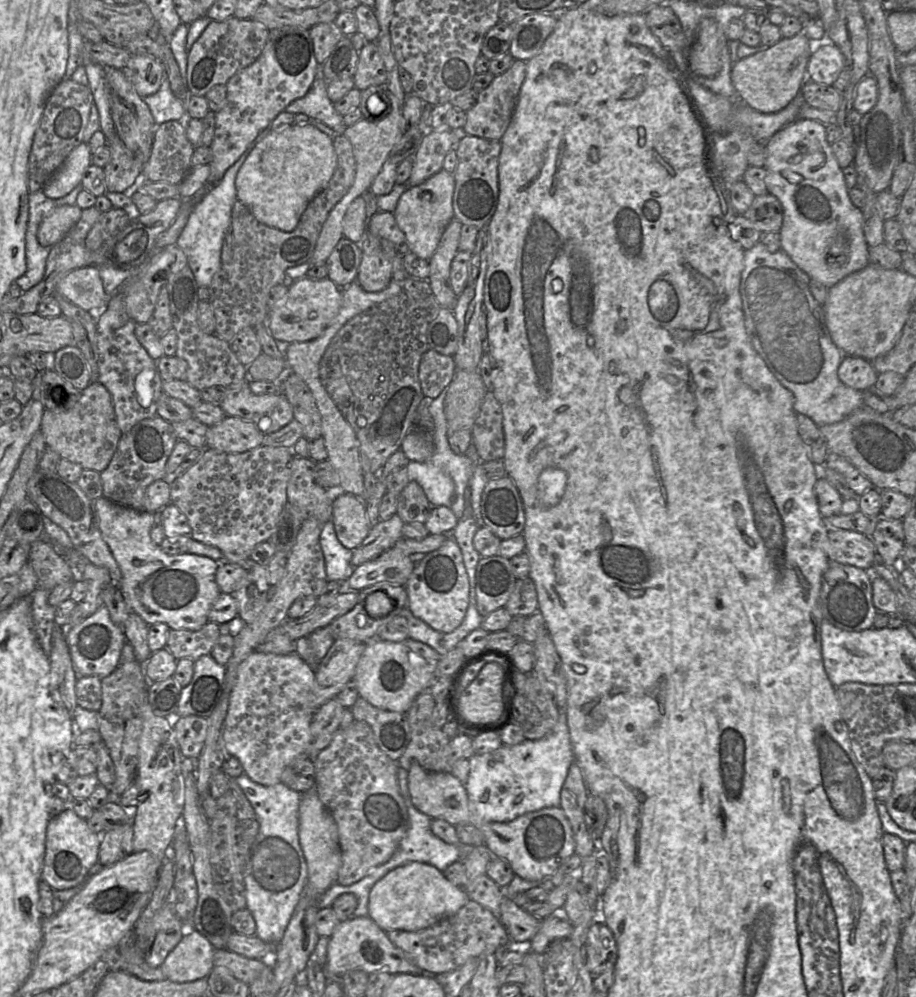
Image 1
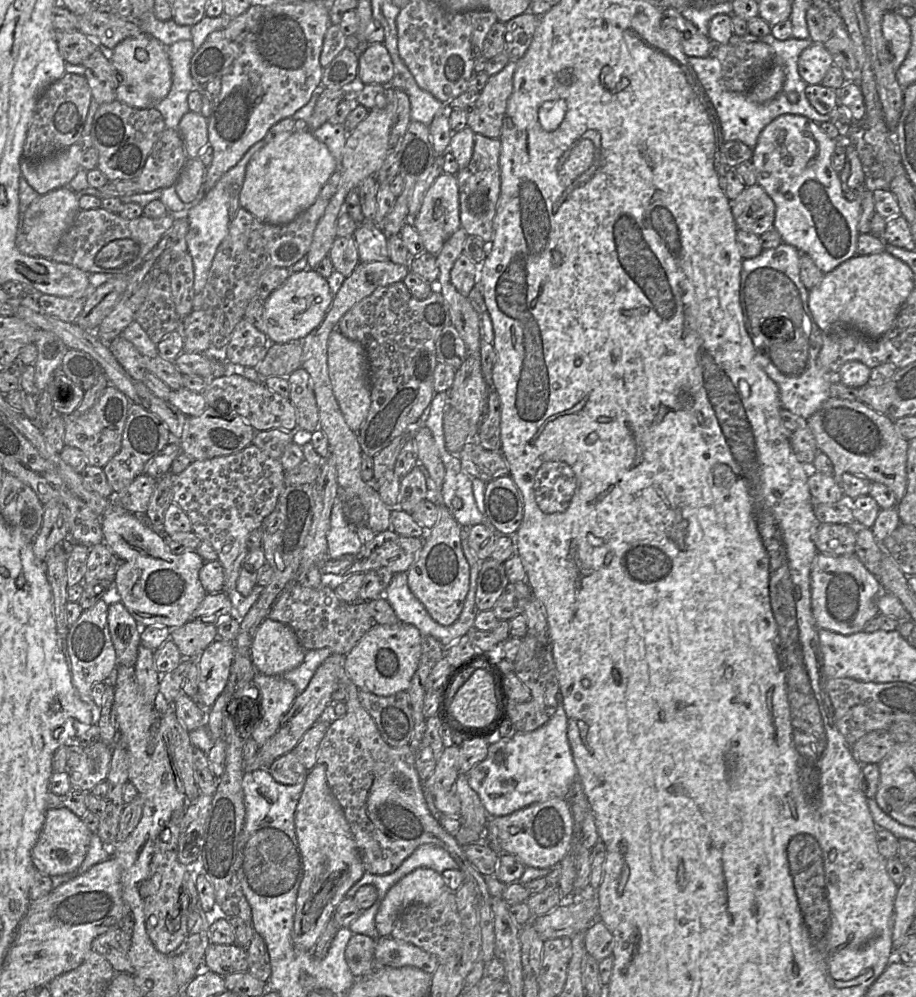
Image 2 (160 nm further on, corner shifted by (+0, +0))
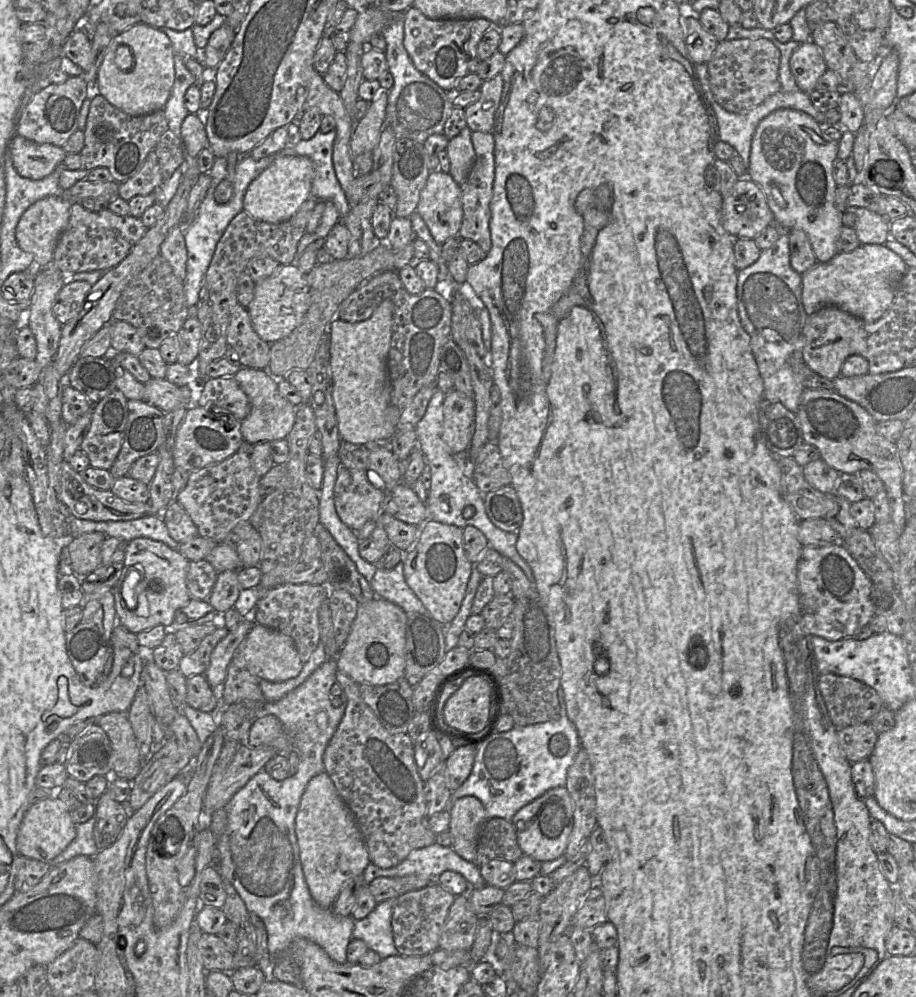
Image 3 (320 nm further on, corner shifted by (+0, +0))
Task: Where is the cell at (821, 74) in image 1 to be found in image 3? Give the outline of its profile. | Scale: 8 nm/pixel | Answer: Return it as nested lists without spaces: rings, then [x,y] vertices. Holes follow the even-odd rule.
[[[811,40],[794,50],[789,64],[798,88],[808,95],[815,90],[818,79],[828,69],[821,51]]]

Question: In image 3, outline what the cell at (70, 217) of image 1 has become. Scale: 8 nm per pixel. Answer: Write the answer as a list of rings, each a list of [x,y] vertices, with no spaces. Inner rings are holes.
[[[48,196],[32,204],[16,227],[19,247],[33,256],[34,265],[51,264],[61,234],[67,227],[72,203],[62,197]]]

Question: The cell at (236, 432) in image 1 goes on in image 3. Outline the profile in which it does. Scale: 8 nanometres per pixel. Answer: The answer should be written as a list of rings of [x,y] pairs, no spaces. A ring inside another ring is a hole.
[[[192,405],[187,409],[176,434],[173,452],[175,467],[194,471],[220,462],[234,454],[244,440],[240,431],[241,421],[236,419],[235,425],[228,426],[224,421],[227,417],[227,414],[213,411],[210,407],[206,409]]]

